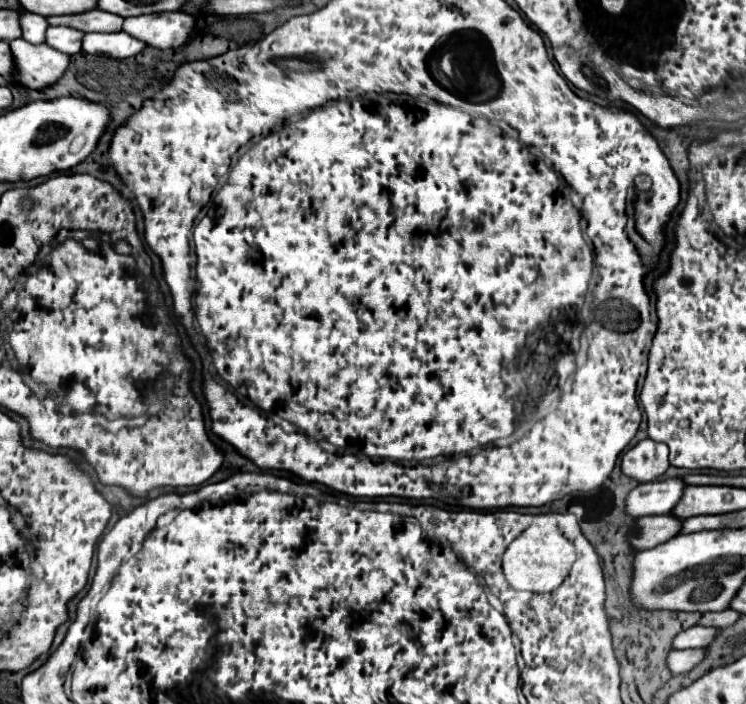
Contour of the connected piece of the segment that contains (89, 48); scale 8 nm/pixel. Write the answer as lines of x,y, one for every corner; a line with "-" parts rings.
115,32
115,34
85,34
81,42
81,50
85,54
103,54
103,56
113,56
113,58
129,58
139,54
145,44
133,36
127,36
125,32

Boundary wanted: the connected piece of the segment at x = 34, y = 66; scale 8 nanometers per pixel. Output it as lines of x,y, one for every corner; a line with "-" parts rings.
17,38
9,42
9,48
15,62
13,78
29,90
53,86
69,66
69,56
55,52
47,44
29,44
23,38

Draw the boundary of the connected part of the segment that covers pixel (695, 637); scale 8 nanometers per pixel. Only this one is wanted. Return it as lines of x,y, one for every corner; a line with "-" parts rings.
693,626
685,632
679,632
673,638
673,650
685,650
685,648
705,648
713,636
717,636
719,628
703,628
703,626

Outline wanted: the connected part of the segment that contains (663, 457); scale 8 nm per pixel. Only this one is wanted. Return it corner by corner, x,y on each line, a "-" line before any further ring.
641,440
621,458
621,472
637,482
653,482
669,468
669,448
653,440

